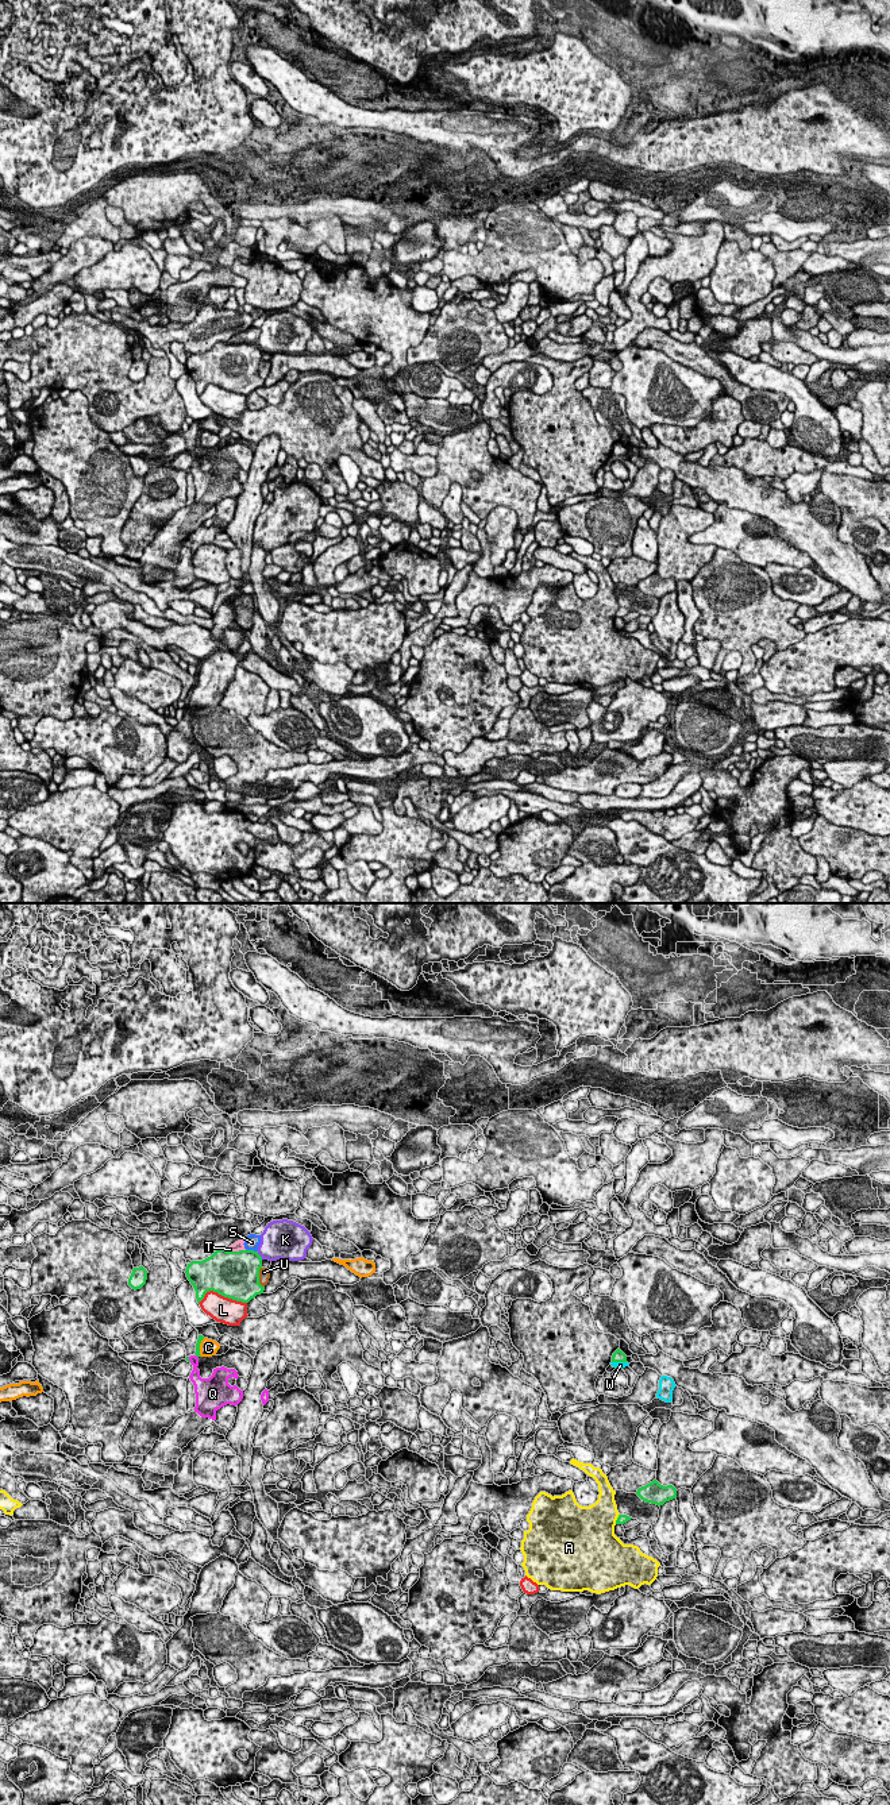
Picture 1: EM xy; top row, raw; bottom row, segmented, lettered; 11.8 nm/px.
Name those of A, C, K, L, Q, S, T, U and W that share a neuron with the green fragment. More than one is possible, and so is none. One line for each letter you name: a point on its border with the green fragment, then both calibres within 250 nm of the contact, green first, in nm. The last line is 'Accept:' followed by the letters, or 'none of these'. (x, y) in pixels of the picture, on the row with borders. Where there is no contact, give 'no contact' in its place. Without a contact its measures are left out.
Accept: none of these

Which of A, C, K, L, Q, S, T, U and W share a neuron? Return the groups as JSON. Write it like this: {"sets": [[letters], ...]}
{"sets": [["A"], ["C"], ["K"], ["L"], ["Q"], ["S", "T"], ["U"], ["W"]]}

